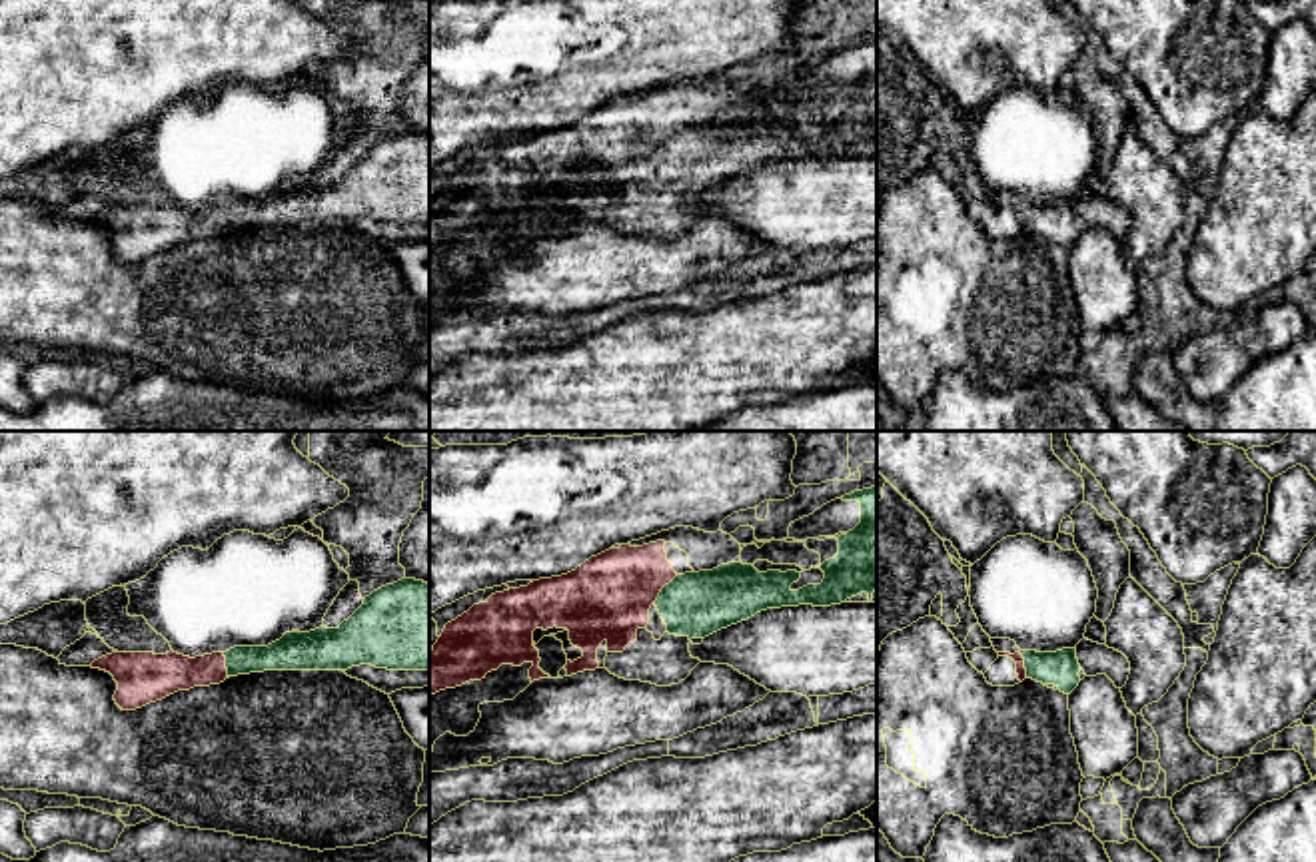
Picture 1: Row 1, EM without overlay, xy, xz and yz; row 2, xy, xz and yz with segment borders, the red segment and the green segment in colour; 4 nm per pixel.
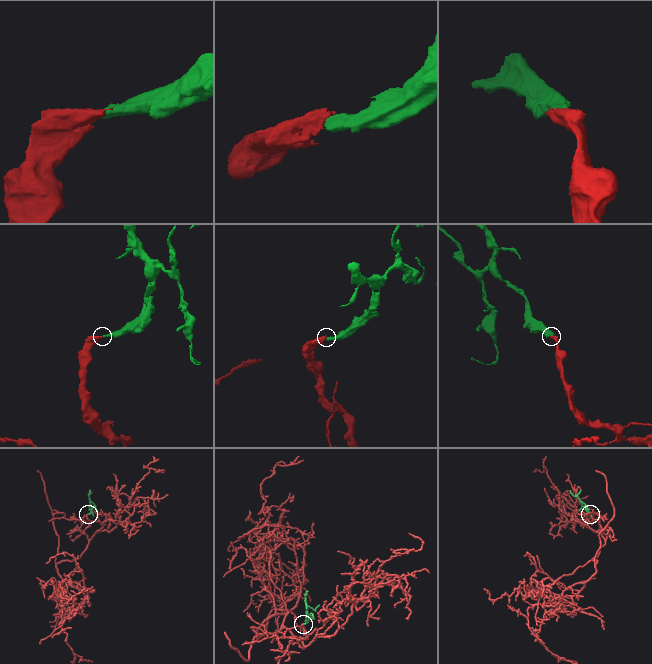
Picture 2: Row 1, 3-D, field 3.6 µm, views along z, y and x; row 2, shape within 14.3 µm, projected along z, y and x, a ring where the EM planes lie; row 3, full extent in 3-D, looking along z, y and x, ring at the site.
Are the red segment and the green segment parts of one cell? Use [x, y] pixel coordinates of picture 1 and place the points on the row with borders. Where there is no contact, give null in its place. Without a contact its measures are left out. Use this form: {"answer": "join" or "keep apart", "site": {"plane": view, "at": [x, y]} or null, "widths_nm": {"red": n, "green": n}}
{"answer": "join", "site": {"plane": "xz", "at": [663, 585]}, "widths_nm": {"red": 340, "green": 260}}

